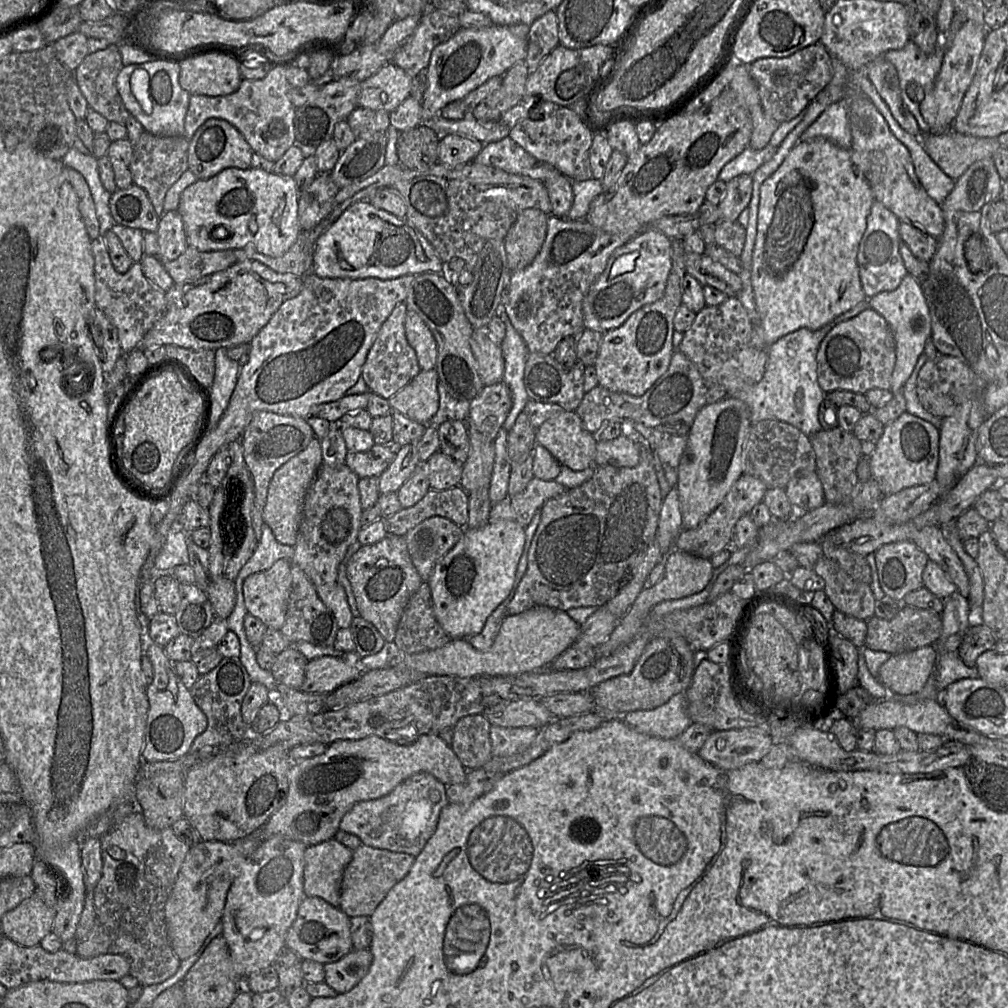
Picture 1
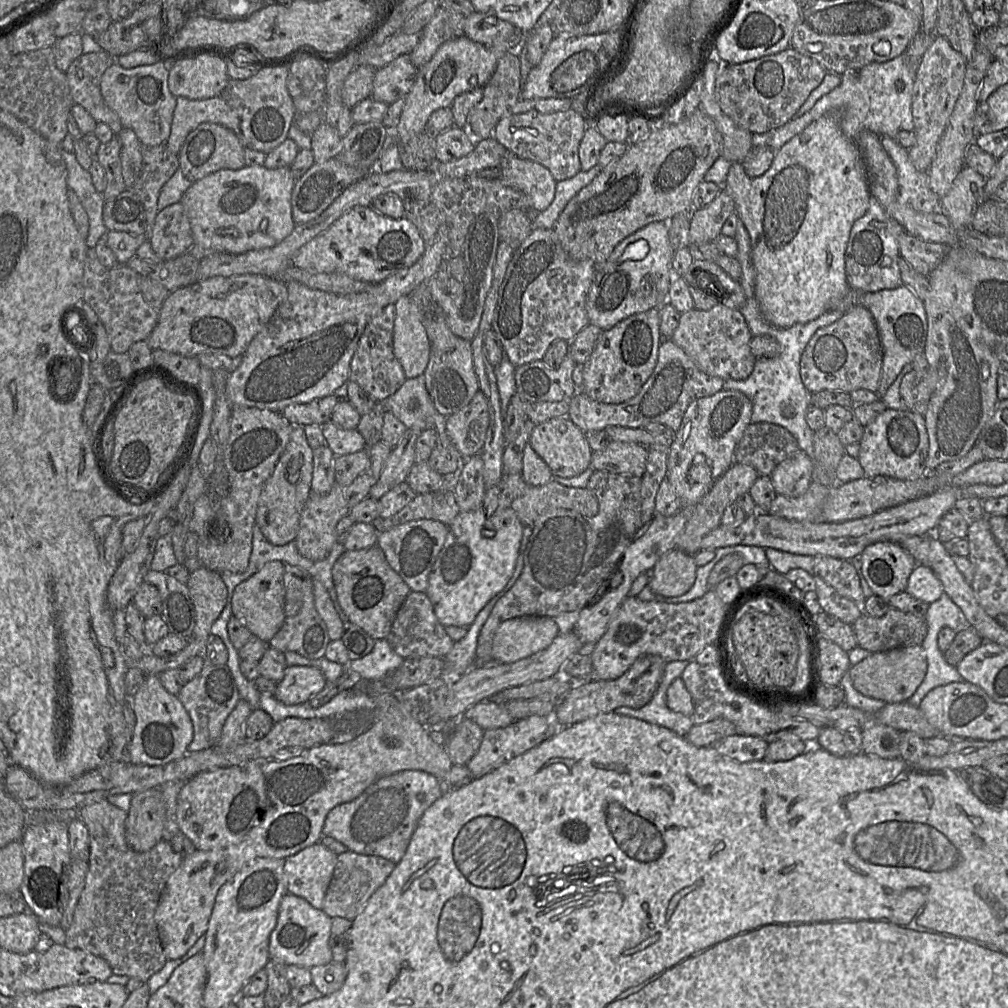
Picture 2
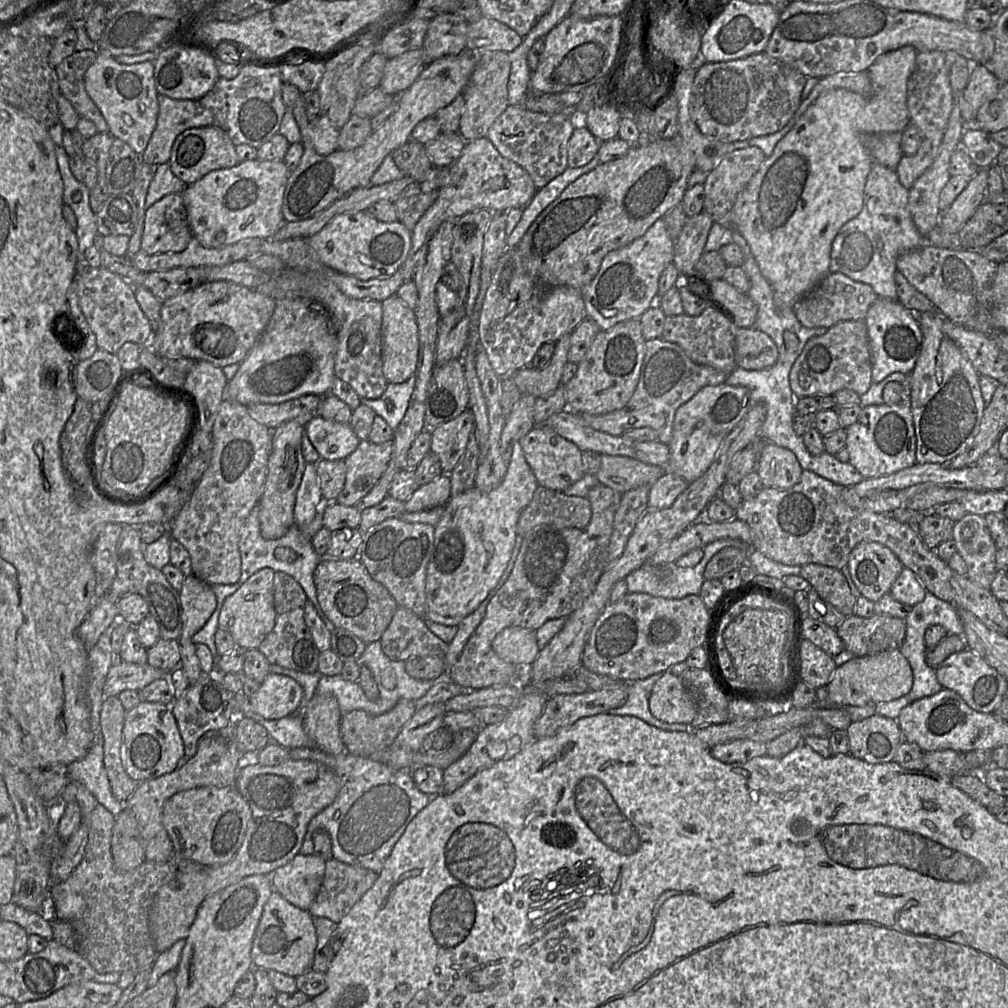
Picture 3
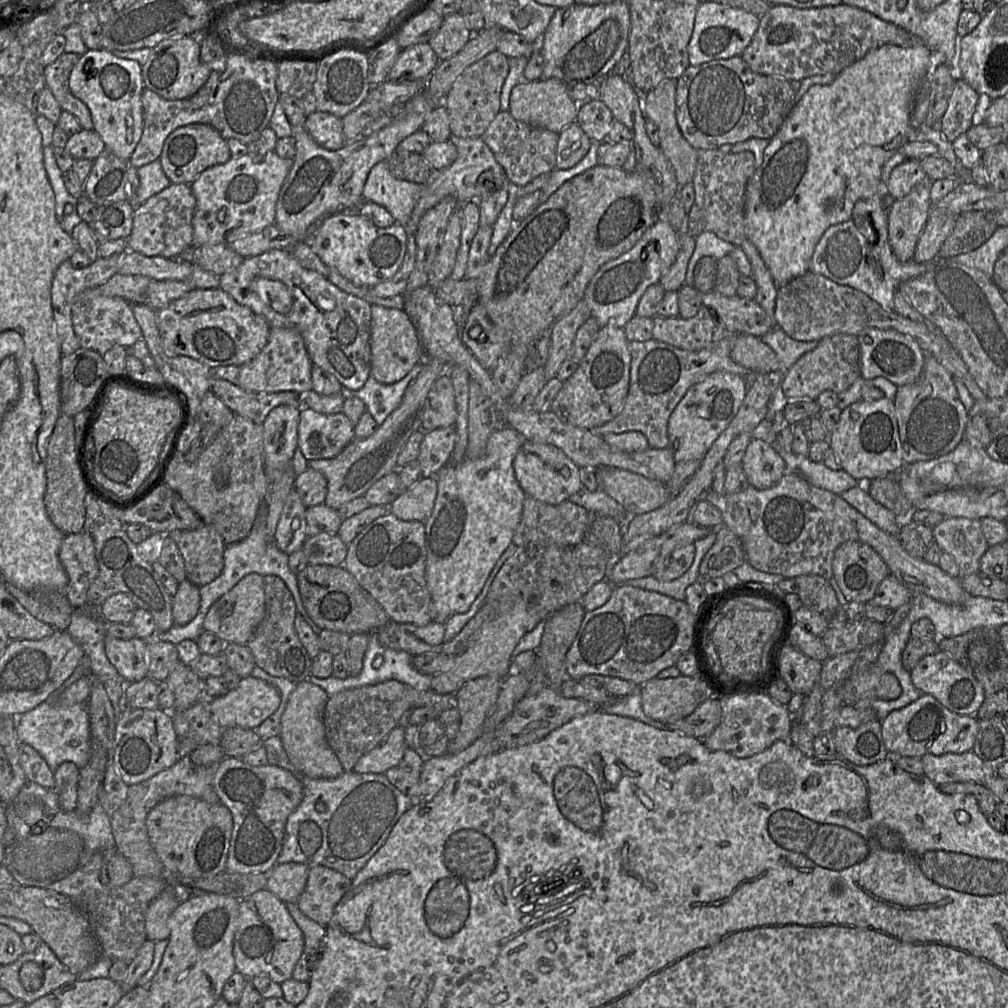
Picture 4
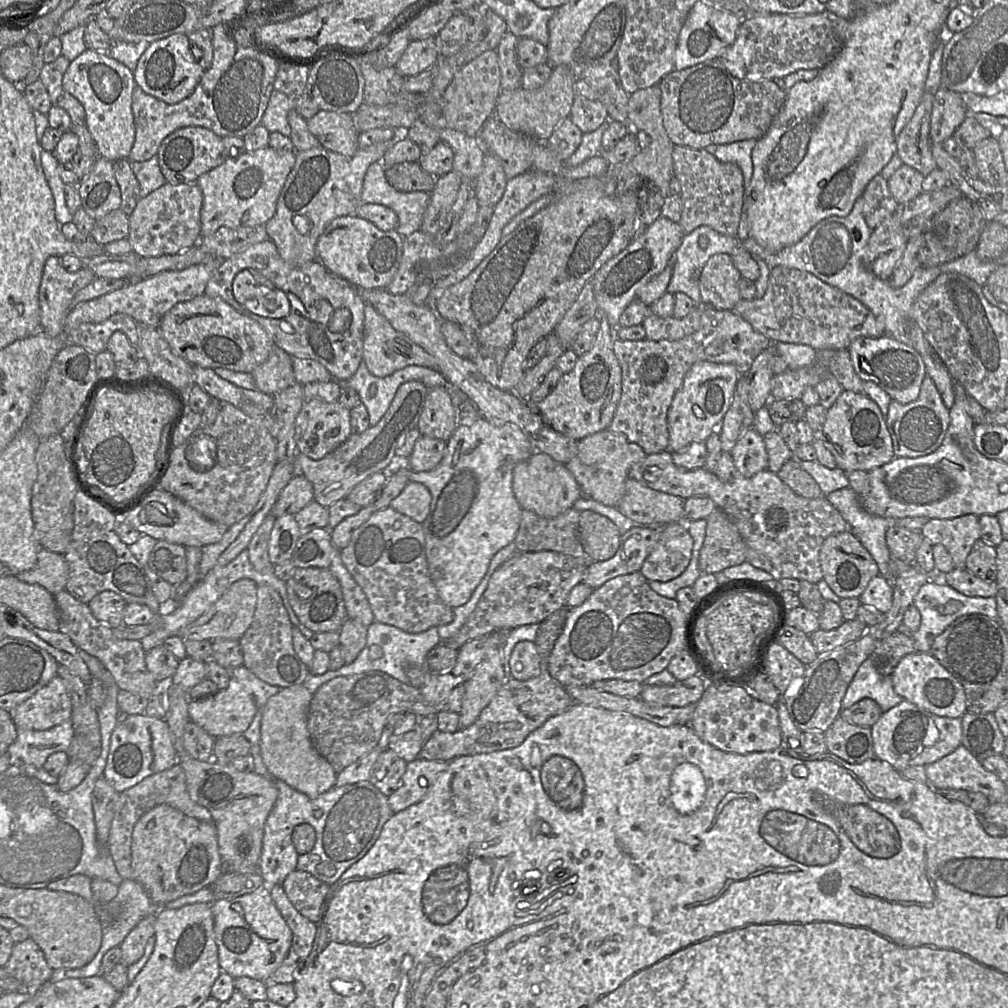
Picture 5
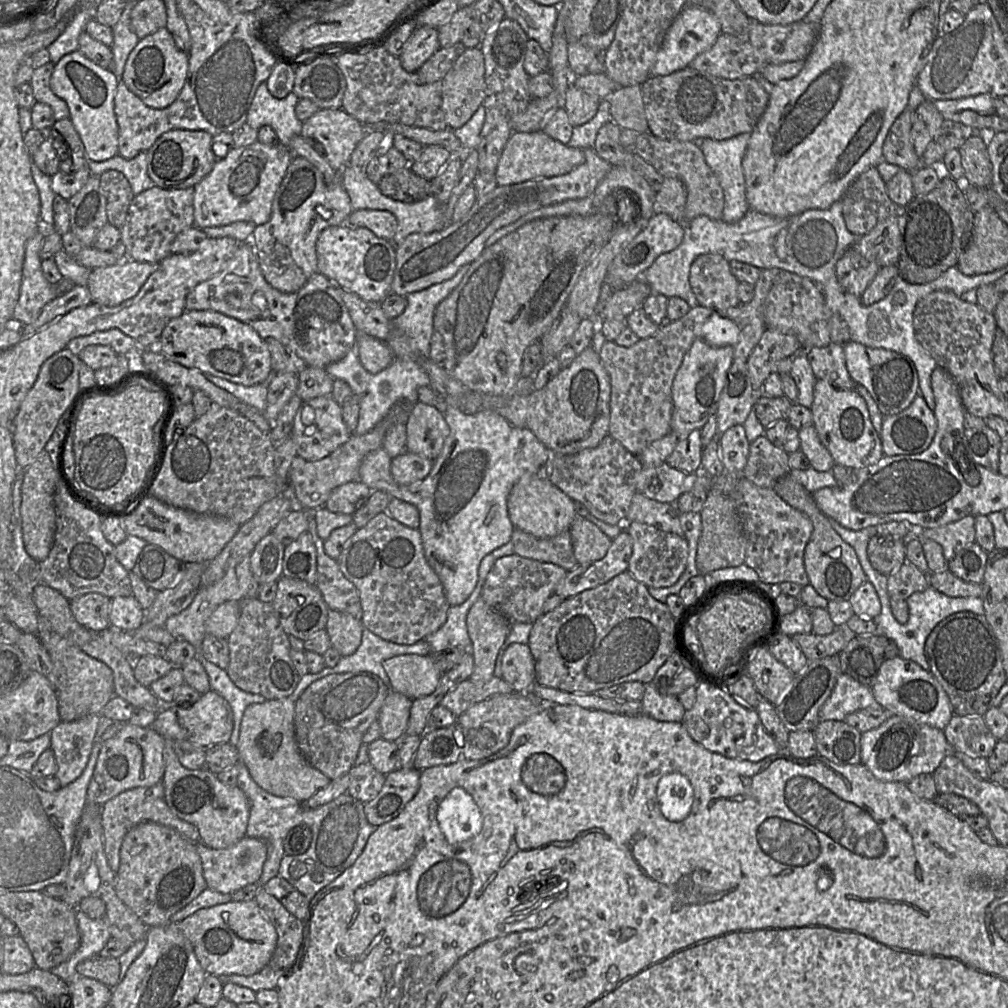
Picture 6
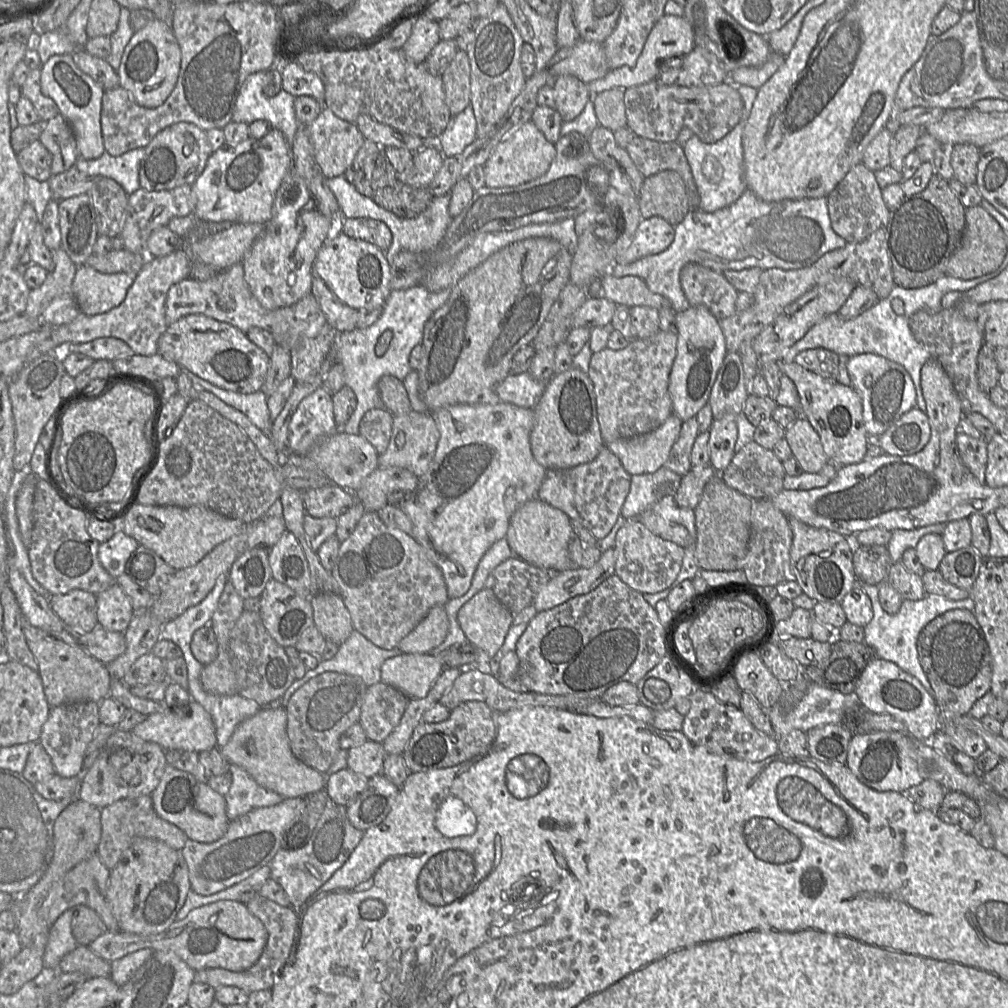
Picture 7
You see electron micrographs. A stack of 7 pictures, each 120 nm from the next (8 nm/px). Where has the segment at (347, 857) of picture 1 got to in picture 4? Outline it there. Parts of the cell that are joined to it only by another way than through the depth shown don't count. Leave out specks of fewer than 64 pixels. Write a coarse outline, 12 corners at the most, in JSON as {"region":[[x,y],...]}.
{"region":[[276,864],[266,889],[284,903],[297,903],[310,864]]}

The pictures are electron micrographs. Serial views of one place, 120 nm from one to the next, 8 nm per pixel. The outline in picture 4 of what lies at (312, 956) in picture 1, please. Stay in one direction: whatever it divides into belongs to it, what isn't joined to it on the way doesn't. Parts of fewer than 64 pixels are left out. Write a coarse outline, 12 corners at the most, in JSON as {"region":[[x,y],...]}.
{"region":[[268,889],[240,898],[236,971],[280,984],[304,950]]}

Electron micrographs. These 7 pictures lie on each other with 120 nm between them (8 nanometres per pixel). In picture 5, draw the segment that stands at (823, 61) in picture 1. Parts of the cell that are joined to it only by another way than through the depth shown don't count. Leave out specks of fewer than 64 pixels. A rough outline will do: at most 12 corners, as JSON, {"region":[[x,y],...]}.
{"region":[[717,58],[658,86],[674,145],[761,138],[787,95]]}

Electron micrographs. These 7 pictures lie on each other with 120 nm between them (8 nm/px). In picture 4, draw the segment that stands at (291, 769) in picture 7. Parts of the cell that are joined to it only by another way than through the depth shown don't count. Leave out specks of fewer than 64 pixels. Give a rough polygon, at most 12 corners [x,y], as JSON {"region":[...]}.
{"region":[[300,682],[281,716],[279,738],[297,775],[344,772],[326,739],[328,699]]}

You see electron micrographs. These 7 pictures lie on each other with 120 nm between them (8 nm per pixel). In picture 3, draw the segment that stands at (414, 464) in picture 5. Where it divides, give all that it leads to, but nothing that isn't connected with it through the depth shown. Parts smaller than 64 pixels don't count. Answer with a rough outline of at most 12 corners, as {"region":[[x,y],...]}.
{"region":[[468,408],[433,429],[442,474],[457,465],[474,428]]}

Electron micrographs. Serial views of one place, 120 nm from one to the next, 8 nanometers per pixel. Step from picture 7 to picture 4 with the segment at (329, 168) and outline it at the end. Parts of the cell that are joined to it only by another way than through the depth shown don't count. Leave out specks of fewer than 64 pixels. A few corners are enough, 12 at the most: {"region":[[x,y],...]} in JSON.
{"region":[[316,111],[304,126],[324,149],[346,144],[342,119]]}

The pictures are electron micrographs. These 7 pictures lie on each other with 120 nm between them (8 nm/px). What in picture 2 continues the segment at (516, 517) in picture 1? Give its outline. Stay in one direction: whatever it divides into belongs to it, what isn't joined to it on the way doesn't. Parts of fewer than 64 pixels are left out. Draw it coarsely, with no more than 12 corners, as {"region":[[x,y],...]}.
{"region":[[504,474],[487,488],[487,516],[511,508],[524,526],[550,509],[584,517],[598,513],[586,488],[553,479],[531,486]]}

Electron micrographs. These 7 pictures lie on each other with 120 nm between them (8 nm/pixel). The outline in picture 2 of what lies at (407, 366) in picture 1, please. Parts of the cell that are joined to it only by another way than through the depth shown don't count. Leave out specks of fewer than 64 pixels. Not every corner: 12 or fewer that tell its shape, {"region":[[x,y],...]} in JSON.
{"region":[[395,305],[368,322],[349,380],[378,402],[407,379],[393,351]]}

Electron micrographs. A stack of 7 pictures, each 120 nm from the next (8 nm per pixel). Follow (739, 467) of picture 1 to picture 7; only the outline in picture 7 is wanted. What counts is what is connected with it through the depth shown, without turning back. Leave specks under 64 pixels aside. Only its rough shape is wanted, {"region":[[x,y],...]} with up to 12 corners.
{"region":[[703,306],[676,313],[668,384],[681,421],[708,404],[726,355]]}

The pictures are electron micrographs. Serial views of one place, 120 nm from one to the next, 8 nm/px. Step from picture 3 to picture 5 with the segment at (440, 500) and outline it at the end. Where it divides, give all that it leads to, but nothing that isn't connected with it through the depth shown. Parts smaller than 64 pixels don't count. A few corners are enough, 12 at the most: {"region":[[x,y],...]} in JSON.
{"region":[[409,482],[389,507],[422,524],[431,493]]}

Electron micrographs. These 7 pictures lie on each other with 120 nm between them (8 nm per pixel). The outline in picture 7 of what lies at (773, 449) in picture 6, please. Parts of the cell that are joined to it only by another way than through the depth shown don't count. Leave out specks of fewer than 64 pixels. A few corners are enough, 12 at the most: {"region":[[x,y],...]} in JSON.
{"region":[[753,440],[718,473],[752,500],[780,493],[786,476]]}

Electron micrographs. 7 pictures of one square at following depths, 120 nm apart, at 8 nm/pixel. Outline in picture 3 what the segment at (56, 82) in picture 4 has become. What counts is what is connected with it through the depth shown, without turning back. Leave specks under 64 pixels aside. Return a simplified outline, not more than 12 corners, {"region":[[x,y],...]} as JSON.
{"region":[[98,50],[75,51],[55,67],[61,94],[74,109],[109,133],[85,89]]}

